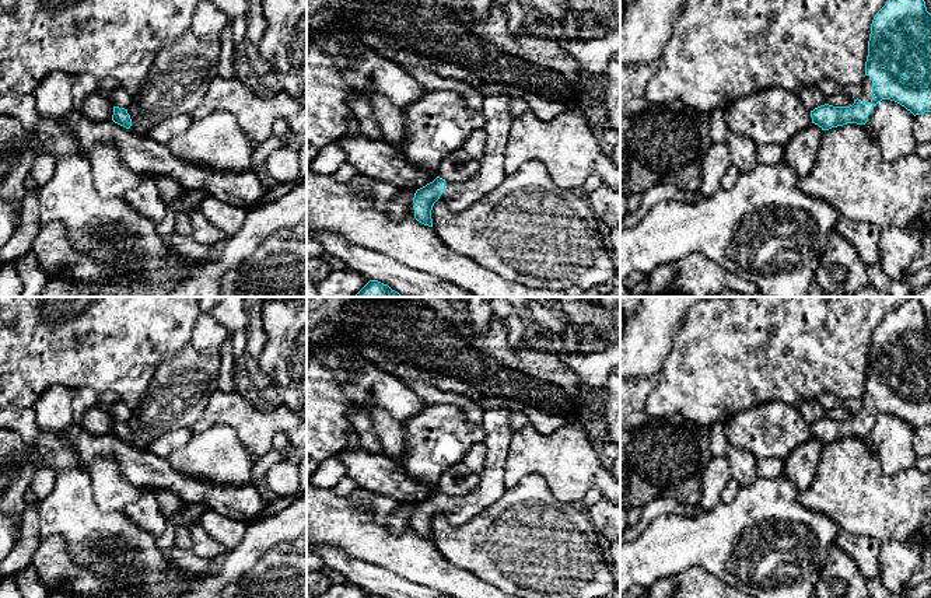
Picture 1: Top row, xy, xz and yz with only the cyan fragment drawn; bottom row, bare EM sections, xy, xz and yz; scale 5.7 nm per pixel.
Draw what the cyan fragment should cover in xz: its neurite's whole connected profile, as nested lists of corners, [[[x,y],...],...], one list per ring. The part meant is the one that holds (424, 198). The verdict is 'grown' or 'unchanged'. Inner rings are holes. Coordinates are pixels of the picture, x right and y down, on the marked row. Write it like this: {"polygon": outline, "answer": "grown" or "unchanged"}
{"polygon": [[[508,95],[484,98],[484,132],[487,143],[479,171],[473,178],[461,183],[451,183],[440,176],[416,190],[410,204],[414,218],[433,227],[431,210],[434,203],[442,200],[452,213],[459,213],[484,197],[505,178],[503,160],[511,129],[511,111]]], "answer": "grown"}

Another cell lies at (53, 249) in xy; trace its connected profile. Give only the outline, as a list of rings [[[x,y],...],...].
[[[59,221],[41,227],[32,241],[31,252],[46,276],[66,273],[83,288],[118,281],[158,286],[165,281],[182,281],[189,274],[189,259],[179,252],[167,259],[147,259],[133,273],[104,266],[88,252],[74,248],[66,227]]]

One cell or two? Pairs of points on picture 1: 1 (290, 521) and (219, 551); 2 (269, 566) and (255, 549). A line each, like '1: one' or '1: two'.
1: two
2: two

